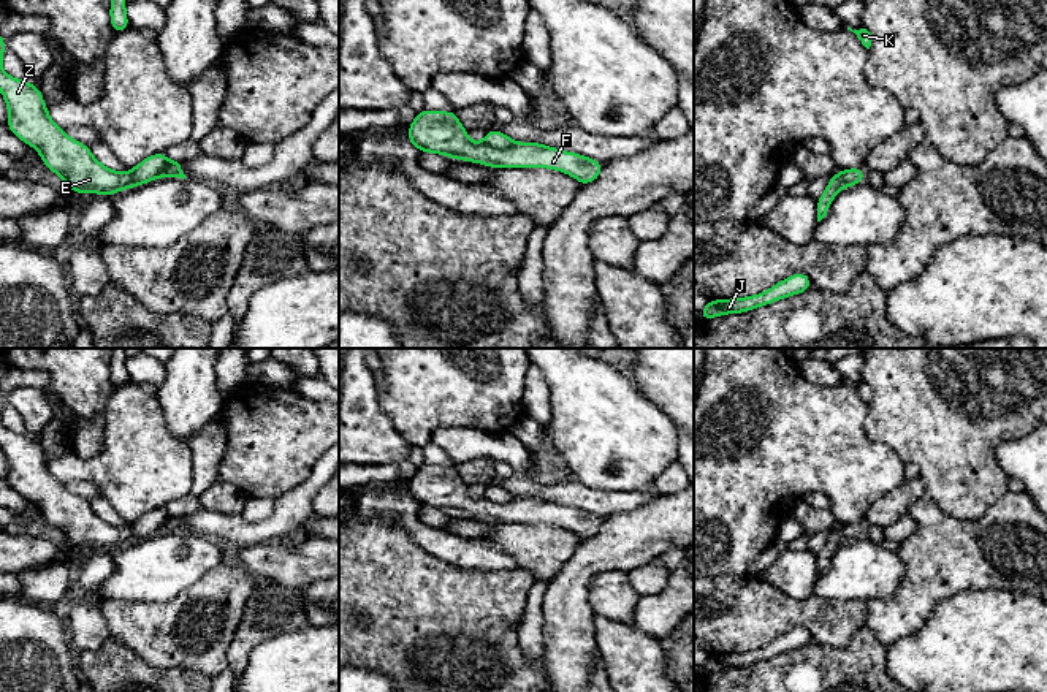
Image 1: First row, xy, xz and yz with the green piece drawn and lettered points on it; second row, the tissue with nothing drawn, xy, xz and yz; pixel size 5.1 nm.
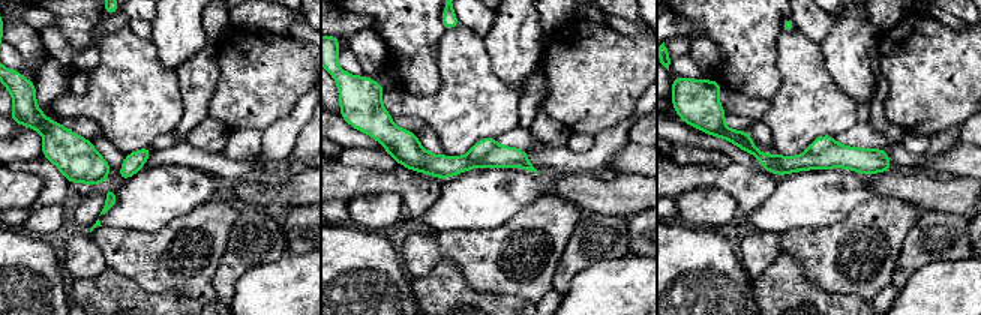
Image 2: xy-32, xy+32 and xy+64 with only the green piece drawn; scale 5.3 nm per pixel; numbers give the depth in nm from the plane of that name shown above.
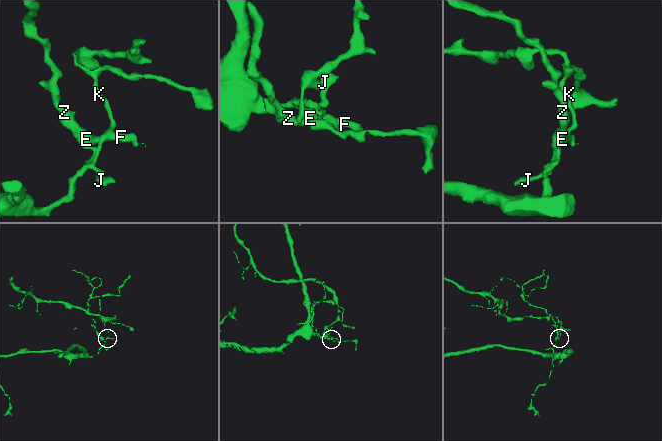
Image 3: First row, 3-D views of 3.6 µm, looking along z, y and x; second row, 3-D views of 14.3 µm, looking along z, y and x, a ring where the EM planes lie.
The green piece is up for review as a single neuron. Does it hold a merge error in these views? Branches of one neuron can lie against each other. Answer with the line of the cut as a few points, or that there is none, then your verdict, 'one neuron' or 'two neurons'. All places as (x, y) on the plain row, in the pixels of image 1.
cut in xz along (483, 498), (493, 502), (510, 502), (515, 498); two neurons

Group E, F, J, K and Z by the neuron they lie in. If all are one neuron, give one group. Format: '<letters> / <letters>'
E F Z / J K

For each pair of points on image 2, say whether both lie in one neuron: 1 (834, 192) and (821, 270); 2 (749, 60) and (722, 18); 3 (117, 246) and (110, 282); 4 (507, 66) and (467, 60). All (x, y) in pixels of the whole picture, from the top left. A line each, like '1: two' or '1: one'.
1: two
2: one
3: two
4: two

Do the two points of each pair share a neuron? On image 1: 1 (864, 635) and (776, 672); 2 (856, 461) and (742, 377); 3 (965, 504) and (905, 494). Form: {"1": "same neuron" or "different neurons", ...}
{"1": "same neuron", "2": "same neuron", "3": "different neurons"}

